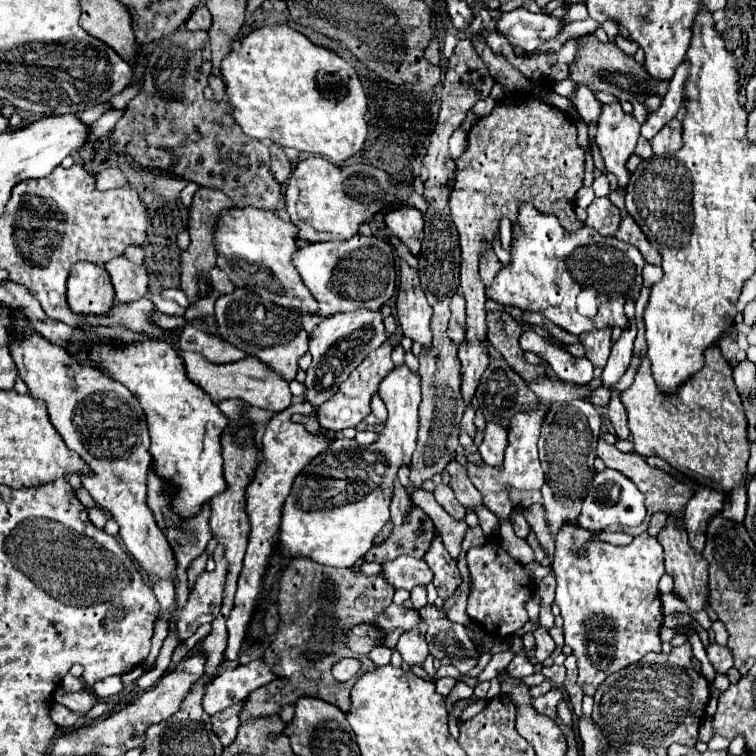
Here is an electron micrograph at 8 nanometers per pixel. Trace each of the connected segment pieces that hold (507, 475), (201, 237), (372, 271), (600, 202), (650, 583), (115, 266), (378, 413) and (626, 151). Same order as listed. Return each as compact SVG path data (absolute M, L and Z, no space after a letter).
M538 400L538 404L530 410L524 412L516 412L516 416L512 416L510 424L508 424L508 448L504 450L504 464L502 466L488 466L488 464L466 464L468 470L468 478L472 480L472 484L480 490L484 506L498 518L498 522L510 520L510 514L514 510L508 490L510 488L518 488L518 490L540 490L544 484L544 470L540 466L538 460L538 436L540 436L540 426L544 424L544 418L548 414L550 404L544 400Z
M198 188L198 192L194 194L194 204L190 208L190 216L188 216L188 234L190 234L190 246L182 252L180 256L180 288L184 290L184 294L188 296L190 304L194 304L196 298L204 298L206 294L200 292L198 288L198 280L206 280L210 282L210 268L216 266L216 252L214 252L214 226L216 226L216 218L218 212L222 208L232 208L232 200L228 200L228 196L220 190L212 190L212 188Z
M352 236L344 242L318 242L308 244L294 252L294 268L300 272L304 286L318 302L314 316L328 318L338 312L354 312L360 308L380 310L394 294L394 250L386 240L376 236Z
M594 198L592 204L586 208L588 220L586 226L594 228L602 236L614 236L616 228L620 226L620 210L608 198Z
M564 524L556 534L554 552L554 576L556 576L556 604L564 620L564 638L578 660L578 686L584 694L592 696L604 678L612 672L626 668L628 664L640 660L648 652L660 652L658 630L662 626L662 608L658 580L664 574L662 546L648 532L636 536L628 546L614 546L606 542L592 542L592 532L580 528L578 524Z
M118 256L108 260L104 268L110 274L118 302L136 302L146 294L148 272L144 266L130 262L126 256Z
M376 393L371 400L371 412L381 421L387 419L387 409L384 402Z
M620 102L604 104L598 118L596 144L600 146L606 170L618 178L620 186L628 184L630 172L626 170L626 160L632 156L636 140L640 138L640 124L634 116L624 114Z

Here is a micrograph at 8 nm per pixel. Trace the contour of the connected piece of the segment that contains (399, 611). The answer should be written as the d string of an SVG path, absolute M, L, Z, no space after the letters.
M390 604L382 614L380 618L376 618L372 622L374 628L380 628L384 640L382 640L382 646L394 650L396 648L396 642L400 638L402 632L406 632L408 628L412 628L414 624L418 624L420 620L420 614L418 610L406 610L404 606L398 606L398 604Z

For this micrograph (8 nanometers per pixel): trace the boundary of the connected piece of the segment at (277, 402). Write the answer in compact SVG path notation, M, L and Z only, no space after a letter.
M178 350L178 356L184 362L188 380L192 380L196 386L200 386L212 398L214 404L220 404L222 400L228 400L228 398L240 398L252 406L266 408L272 412L282 412L292 402L288 382L282 380L280 376L276 376L264 362L260 362L254 356L248 356L240 362L232 362L232 364L212 364L202 354L186 352L186 350Z

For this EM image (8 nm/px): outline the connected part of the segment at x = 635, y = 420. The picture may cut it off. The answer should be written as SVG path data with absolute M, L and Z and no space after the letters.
M718 344L704 350L704 368L692 374L676 392L660 392L650 370L650 360L642 358L632 386L620 392L620 400L628 412L634 450L640 456L660 456L672 468L696 480L696 484L724 494L742 484L740 478L746 474L750 456L744 406L732 380L732 366L720 354Z

